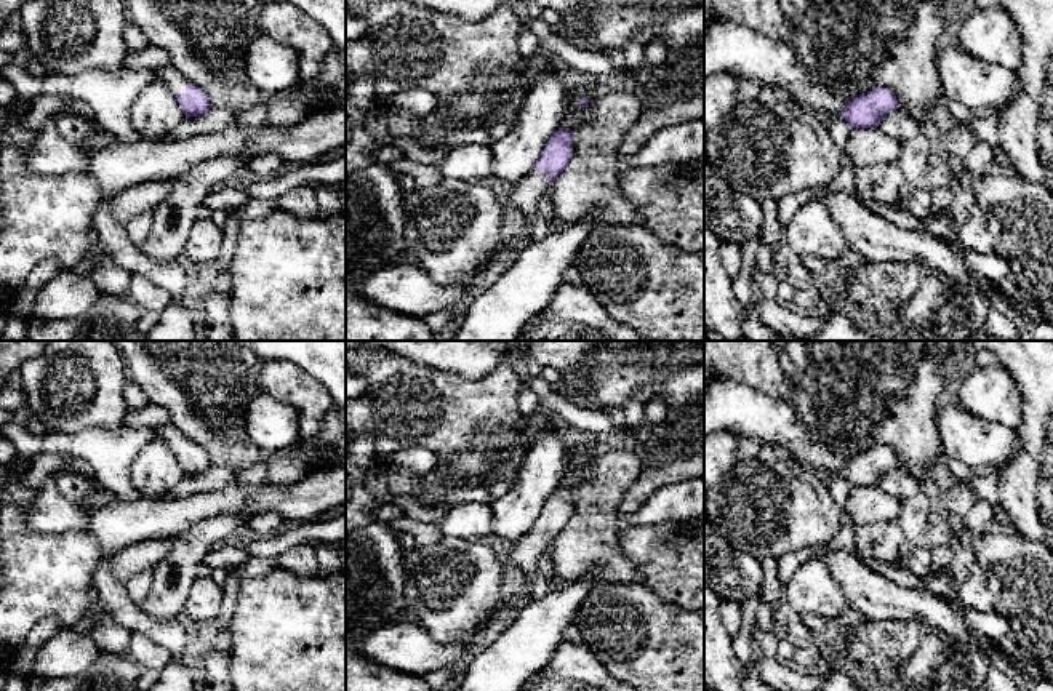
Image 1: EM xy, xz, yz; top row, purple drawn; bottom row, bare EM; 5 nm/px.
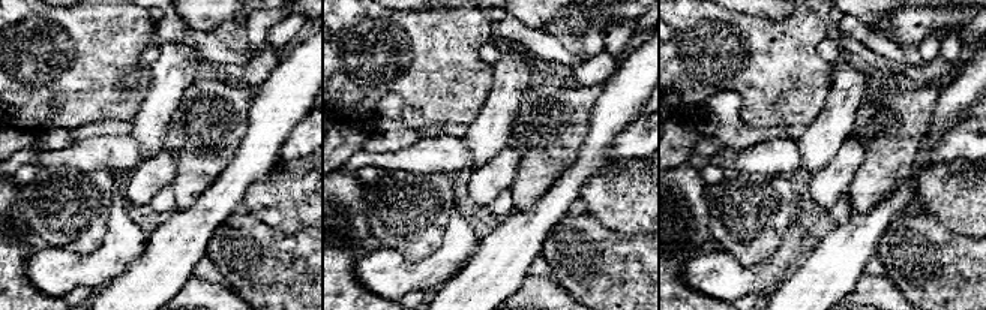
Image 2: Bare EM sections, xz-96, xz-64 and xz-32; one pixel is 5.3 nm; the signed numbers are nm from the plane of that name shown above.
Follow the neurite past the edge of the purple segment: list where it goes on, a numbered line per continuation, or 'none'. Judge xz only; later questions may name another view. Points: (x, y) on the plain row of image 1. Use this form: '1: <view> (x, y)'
1: xz (524, 557)

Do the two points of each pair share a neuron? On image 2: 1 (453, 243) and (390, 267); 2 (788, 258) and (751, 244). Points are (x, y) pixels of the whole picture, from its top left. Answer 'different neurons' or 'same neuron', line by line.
1: same neuron
2: different neurons

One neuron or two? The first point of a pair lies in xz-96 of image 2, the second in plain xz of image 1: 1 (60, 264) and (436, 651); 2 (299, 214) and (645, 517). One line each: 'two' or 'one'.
1: one
2: two

